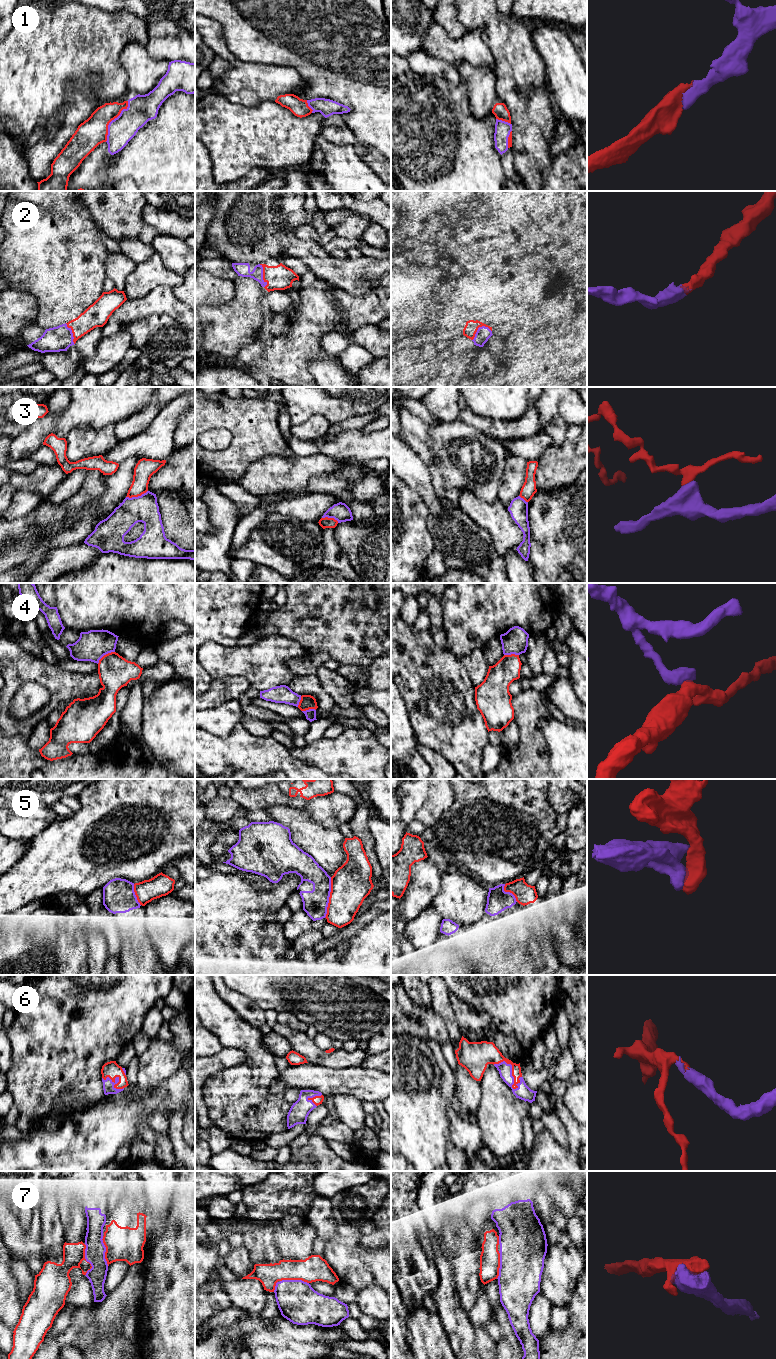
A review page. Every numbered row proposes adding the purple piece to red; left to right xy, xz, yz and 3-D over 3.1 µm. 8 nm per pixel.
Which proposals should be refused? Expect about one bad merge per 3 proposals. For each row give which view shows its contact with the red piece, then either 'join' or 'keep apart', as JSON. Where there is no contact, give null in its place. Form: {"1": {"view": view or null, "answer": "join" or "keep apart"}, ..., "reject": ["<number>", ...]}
{"1": {"view": "xy", "answer": "join"}, "2": {"view": "xz", "answer": "join"}, "3": {"view": "xy", "answer": "keep apart"}, "4": {"view": "xy", "answer": "keep apart"}, "5": {"view": "xz", "answer": "keep apart"}, "6": {"view": "yz", "answer": "join"}, "7": {"view": "xy", "answer": "keep apart"}, "reject": ["3", "4", "5", "7"]}

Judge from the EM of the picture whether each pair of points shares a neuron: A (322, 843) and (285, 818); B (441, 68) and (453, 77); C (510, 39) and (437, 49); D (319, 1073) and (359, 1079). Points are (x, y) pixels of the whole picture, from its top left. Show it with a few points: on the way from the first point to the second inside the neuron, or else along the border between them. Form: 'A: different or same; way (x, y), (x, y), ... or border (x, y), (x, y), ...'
A: same; way (313, 838), (294, 819)
B: same; way (444, 69), (450, 74)
C: different; border (467, 31), (482, 30), (493, 65)
D: same; way (329, 1079), (349, 1079)

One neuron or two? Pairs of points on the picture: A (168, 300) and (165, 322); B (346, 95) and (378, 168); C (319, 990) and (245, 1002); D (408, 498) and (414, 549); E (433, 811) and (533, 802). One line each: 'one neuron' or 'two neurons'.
A: two neurons
B: two neurons
C: two neurons
D: one neuron
E: two neurons

